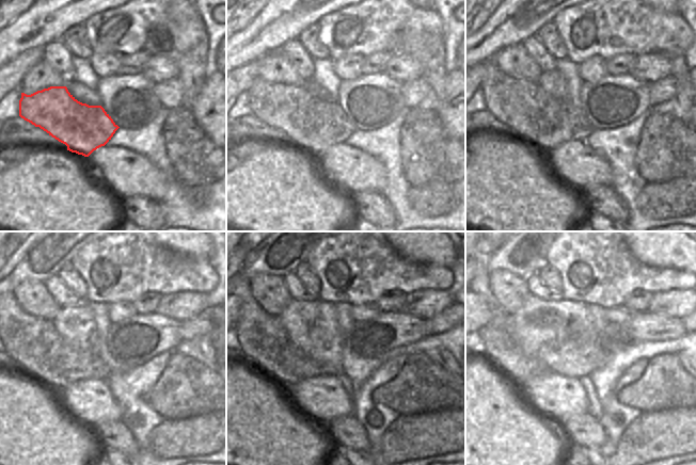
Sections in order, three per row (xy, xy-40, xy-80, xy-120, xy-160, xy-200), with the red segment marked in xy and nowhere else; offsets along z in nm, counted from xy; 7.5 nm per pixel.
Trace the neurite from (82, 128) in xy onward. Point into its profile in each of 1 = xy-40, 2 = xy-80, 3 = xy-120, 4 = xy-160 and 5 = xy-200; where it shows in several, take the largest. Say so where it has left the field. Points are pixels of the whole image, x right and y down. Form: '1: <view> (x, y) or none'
1: xy-40 (315, 125)
2: xy-80 (547, 122)
3: xy-120 (32, 341)
4: xy-160 (264, 340)
5: xy-200 (499, 348)

